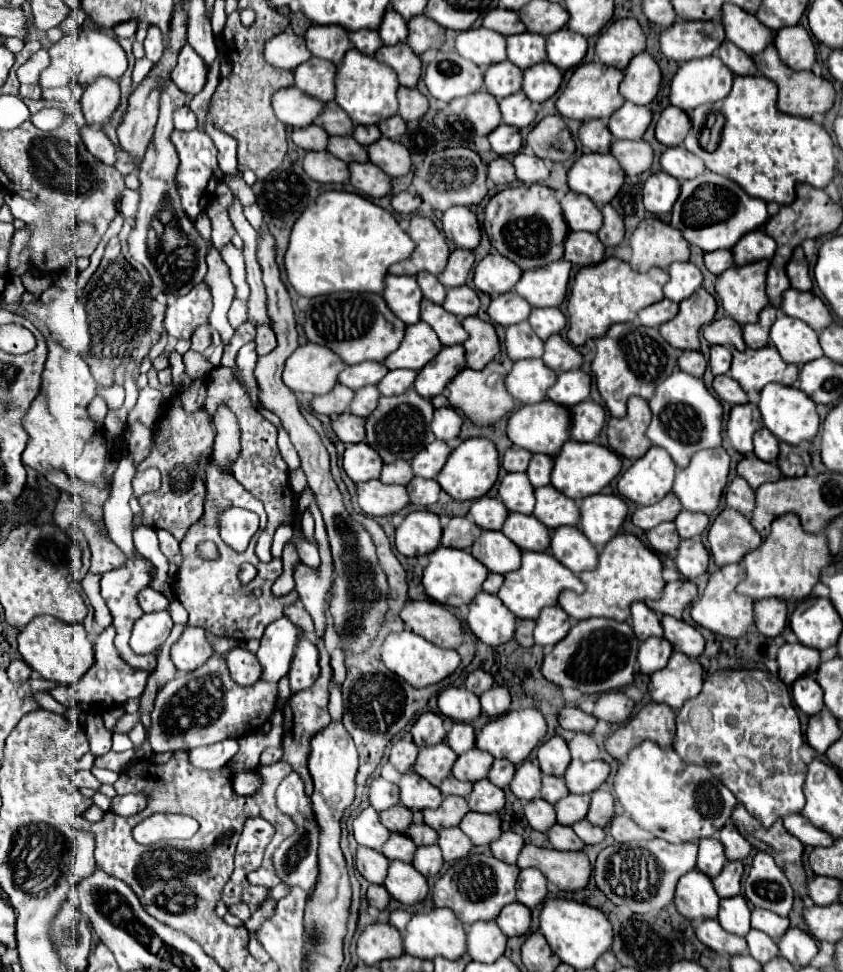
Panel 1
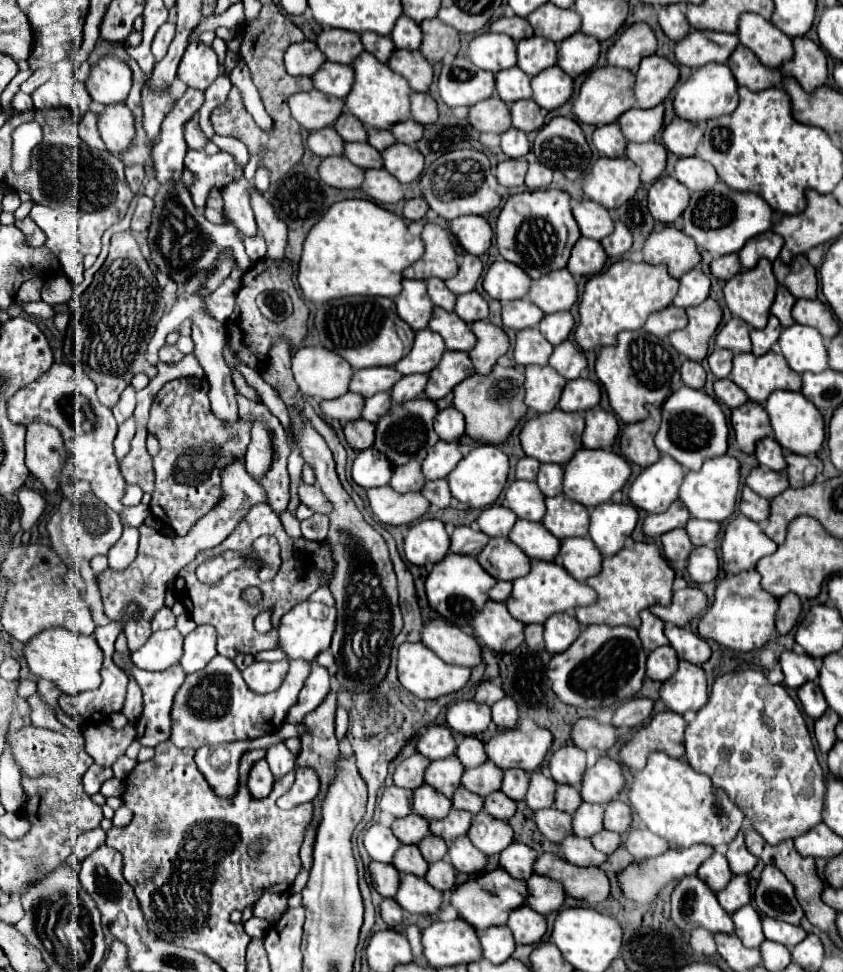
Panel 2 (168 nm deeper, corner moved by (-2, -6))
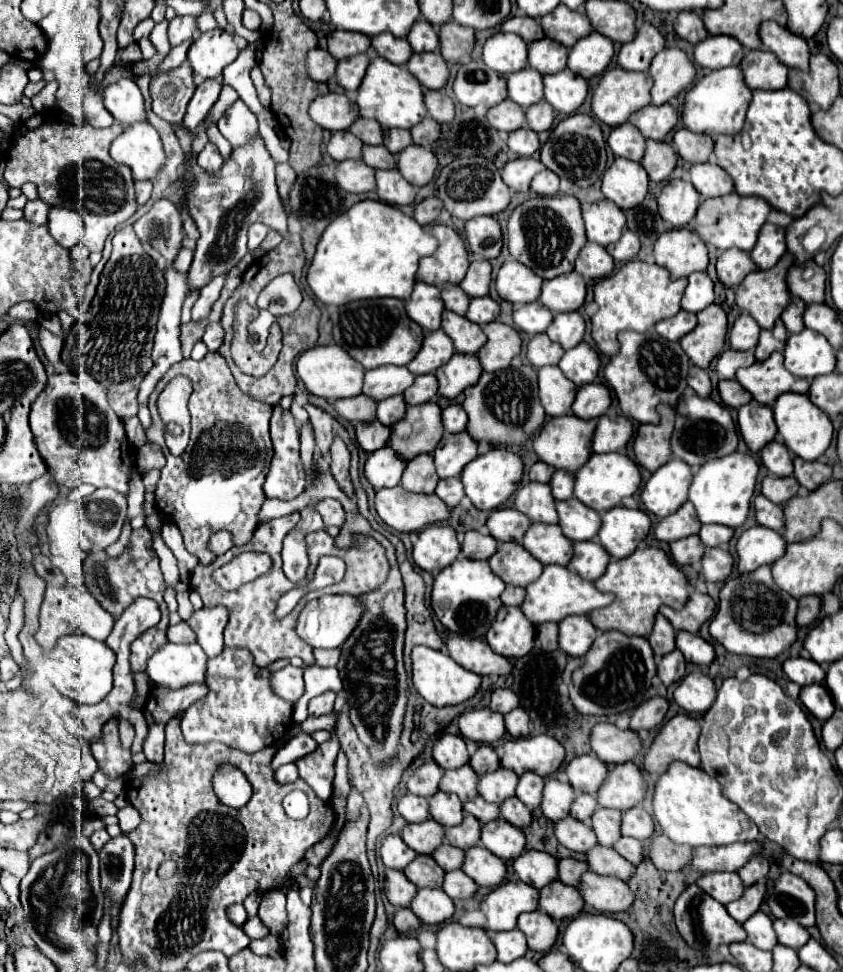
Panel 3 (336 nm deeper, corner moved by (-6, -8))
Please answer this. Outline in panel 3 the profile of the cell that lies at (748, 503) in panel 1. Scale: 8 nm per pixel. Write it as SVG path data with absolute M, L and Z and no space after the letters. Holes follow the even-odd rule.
M759 495L755 497L755 515L757 523L763 527L769 527L773 531L783 531L783 509L781 505L771 503L767 497Z

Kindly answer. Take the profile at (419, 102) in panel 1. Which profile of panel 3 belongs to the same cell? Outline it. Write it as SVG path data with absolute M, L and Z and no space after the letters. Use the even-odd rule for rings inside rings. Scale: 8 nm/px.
M427 91L425 93L425 105L427 105L429 115L439 123L449 123L455 117L455 103L443 91Z

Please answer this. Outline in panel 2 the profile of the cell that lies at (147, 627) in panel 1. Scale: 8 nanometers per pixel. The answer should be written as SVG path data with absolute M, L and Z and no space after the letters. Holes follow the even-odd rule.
M177 629L153 631L147 643L131 655L133 663L147 671L163 671L183 655L183 637Z

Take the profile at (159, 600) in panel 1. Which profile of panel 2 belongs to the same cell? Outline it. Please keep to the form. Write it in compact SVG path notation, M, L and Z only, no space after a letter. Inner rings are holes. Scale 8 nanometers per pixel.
M161 607L161 609L153 615L153 619L151 619L151 627L153 627L153 631L175 627L175 615L171 613L171 609L169 609L169 607Z

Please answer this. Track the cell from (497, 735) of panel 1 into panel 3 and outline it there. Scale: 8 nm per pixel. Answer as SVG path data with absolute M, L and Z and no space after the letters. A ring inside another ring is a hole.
M549 735L509 739L503 749L501 765L517 775L533 771L541 777L549 777L565 761L563 745Z

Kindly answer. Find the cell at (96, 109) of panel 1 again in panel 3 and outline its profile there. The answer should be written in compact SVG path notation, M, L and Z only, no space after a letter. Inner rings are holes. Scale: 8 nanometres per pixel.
M149 123L123 129L111 145L111 157L133 171L135 181L151 181L165 165L165 149L159 133Z

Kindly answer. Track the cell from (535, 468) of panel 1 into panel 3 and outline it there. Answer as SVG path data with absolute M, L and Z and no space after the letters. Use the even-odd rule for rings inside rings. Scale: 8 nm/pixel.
M557 471L551 479L551 489L553 497L559 501L567 501L573 497L573 485L575 485L575 475L569 471Z

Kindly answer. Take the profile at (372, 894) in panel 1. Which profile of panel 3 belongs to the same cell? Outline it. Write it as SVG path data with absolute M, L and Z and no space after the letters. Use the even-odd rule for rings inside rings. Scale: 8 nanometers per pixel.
M397 909L395 919L393 919L393 925L395 925L395 929L401 935L405 935L405 933L417 931L421 927L421 921L419 921L419 917L411 909Z

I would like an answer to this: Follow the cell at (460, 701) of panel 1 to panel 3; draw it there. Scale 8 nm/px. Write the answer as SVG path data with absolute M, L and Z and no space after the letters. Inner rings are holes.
M491 709L465 711L459 717L459 729L461 729L463 737L467 737L475 743L481 743L481 745L491 745L505 735L503 715L495 713Z

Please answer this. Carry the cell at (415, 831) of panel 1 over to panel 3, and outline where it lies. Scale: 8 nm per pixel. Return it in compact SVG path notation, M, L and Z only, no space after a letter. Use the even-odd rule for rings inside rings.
M443 843L435 853L433 859L445 869L445 871L453 871L453 869L461 869L463 867L463 849L457 849L453 845Z

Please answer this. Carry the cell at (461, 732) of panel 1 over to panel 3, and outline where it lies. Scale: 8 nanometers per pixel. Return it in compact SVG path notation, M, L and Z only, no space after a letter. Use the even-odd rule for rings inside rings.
M479 745L477 753L471 757L469 763L475 769L475 773L479 773L479 775L491 773L491 771L495 771L495 769L501 767L499 755L495 753L495 749L491 745Z

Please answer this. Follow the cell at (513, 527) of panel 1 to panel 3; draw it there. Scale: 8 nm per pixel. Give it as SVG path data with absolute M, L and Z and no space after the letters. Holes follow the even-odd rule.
M533 523L523 537L523 547L543 565L567 565L573 553L573 541L563 537L559 525Z

